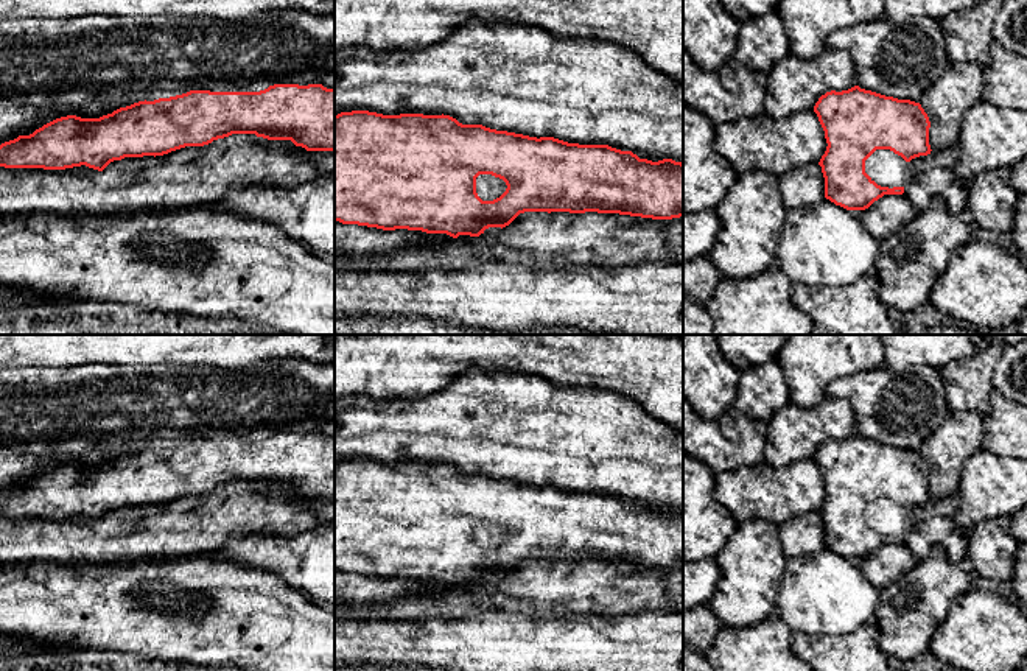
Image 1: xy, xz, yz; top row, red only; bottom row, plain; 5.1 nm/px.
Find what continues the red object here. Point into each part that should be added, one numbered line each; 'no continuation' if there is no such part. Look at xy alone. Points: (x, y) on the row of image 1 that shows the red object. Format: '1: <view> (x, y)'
no continuation

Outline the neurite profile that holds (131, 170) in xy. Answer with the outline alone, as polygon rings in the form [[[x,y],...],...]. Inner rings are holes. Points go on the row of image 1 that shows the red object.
[[[232,134],[204,146],[185,146],[163,156],[124,157],[103,171],[86,165],[65,170],[0,167],[0,215],[137,213],[202,207],[246,185],[294,187],[335,173],[335,151],[307,151],[291,140]]]

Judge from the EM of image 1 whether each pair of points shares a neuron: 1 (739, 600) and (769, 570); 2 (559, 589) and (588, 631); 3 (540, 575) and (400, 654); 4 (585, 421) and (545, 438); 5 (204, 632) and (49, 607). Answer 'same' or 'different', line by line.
1: same
2: different
3: different
4: same
5: same

